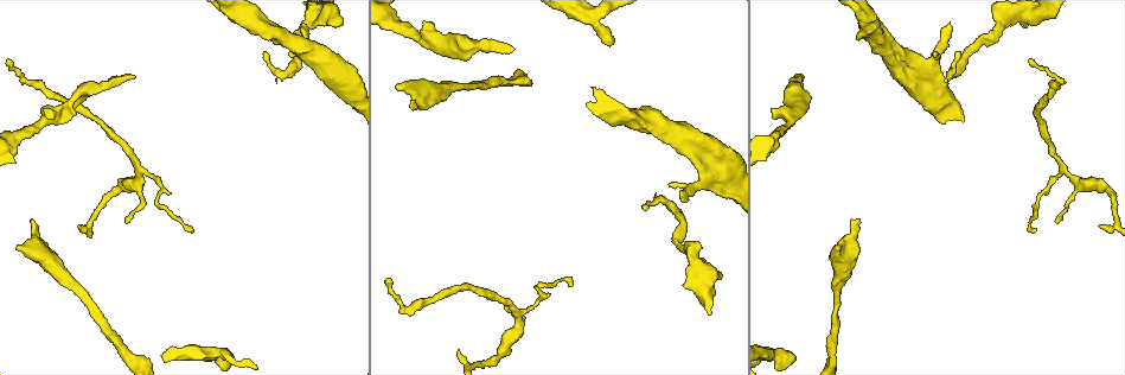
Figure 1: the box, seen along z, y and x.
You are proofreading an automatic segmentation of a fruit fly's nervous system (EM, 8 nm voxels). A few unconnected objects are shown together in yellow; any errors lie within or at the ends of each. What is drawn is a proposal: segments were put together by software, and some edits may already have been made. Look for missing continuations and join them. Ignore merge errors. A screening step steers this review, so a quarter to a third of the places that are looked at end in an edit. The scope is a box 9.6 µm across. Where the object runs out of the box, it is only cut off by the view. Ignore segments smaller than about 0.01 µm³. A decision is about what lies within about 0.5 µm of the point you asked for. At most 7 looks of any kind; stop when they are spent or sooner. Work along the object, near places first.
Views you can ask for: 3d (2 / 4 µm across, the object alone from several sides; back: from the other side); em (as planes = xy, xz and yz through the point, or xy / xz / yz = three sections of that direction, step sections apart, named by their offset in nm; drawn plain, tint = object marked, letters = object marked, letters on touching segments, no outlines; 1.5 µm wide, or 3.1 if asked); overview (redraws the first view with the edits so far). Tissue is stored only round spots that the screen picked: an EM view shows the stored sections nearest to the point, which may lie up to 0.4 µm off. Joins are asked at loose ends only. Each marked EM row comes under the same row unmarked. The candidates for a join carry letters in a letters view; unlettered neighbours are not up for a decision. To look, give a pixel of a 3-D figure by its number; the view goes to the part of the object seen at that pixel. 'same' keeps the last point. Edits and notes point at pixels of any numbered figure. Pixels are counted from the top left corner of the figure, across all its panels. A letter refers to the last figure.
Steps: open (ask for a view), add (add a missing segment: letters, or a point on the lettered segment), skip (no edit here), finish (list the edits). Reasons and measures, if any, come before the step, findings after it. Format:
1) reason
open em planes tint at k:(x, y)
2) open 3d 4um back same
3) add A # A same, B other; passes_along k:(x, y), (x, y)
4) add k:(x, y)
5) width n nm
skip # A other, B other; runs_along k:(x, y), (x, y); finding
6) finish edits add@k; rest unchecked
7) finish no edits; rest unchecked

branch stops here
open 3d 4um at 1:(304, 24)

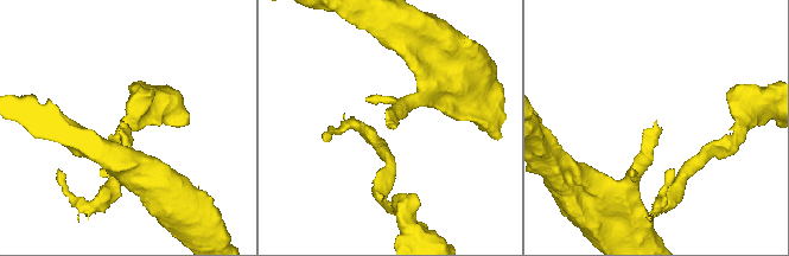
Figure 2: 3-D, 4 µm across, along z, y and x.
open em planes letters at 2:(389, 123)

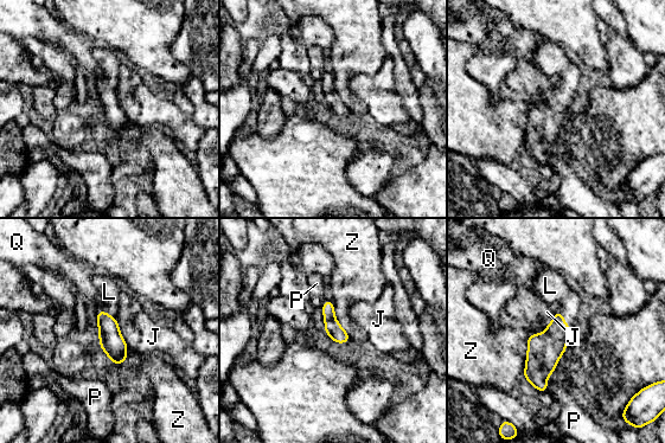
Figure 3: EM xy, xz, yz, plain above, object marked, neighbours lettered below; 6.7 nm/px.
width 110 nm
add 3:(550, 286) # J other, L same, P other, Q other, Z other; the neuron continues

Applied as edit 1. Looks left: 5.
redraw
open overview

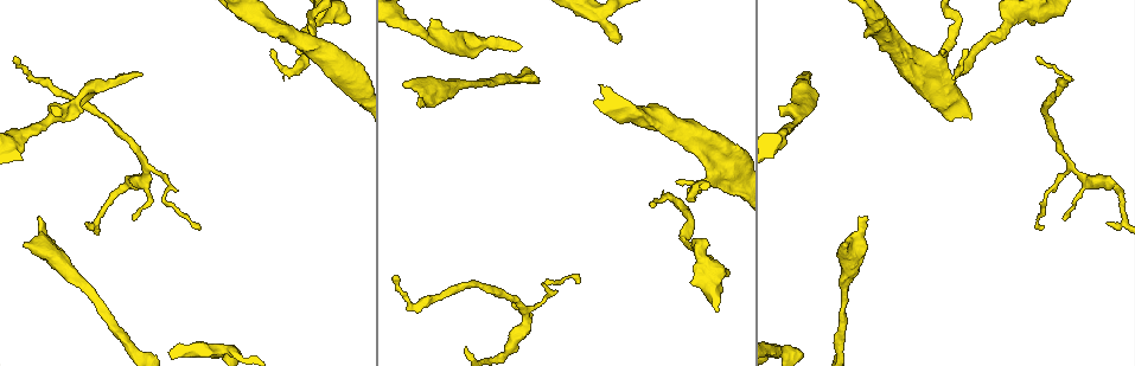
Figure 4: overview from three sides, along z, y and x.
open em xz step 8 tint at 4:(55, 115)

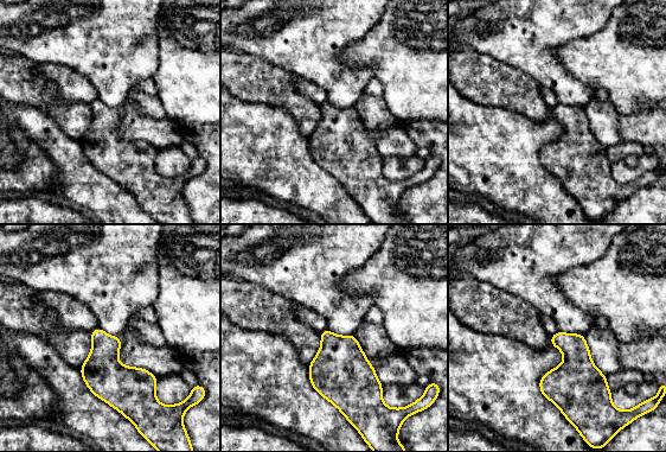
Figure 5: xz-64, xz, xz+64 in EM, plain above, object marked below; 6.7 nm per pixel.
open em planes letters same

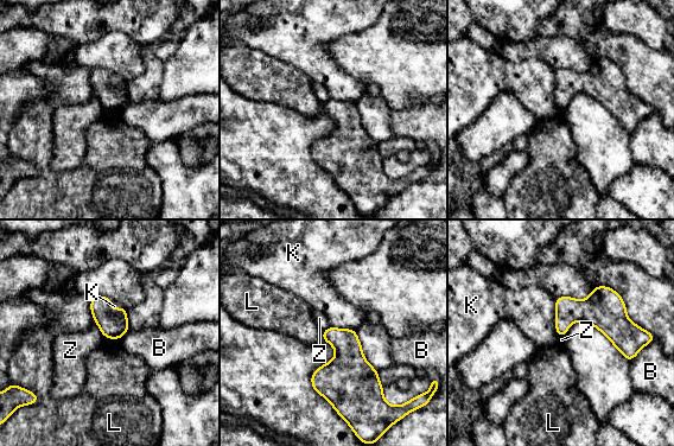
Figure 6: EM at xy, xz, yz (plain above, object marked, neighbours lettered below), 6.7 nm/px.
width 170 nm
skip # B other, K other, L other, Z other; border 6:(94, 320), (105, 337); no lettered segment goes on from it

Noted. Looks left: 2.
branch stops here
open em yz step 4 letters at 4:(23, 244)

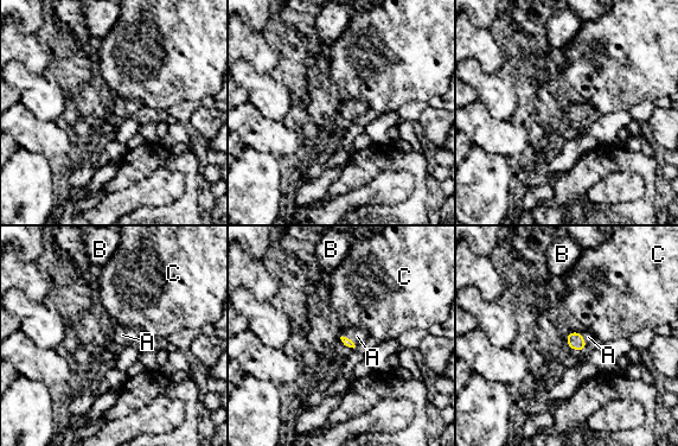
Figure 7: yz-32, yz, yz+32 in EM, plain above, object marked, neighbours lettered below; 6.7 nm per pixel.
add 7:(357, 336) # A same, B other, C other; passes_along 7:(346, 342), (347, 338), (357, 336); the neuron continues

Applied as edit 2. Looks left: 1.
finish edits add@3, add@7; rest unchecked

